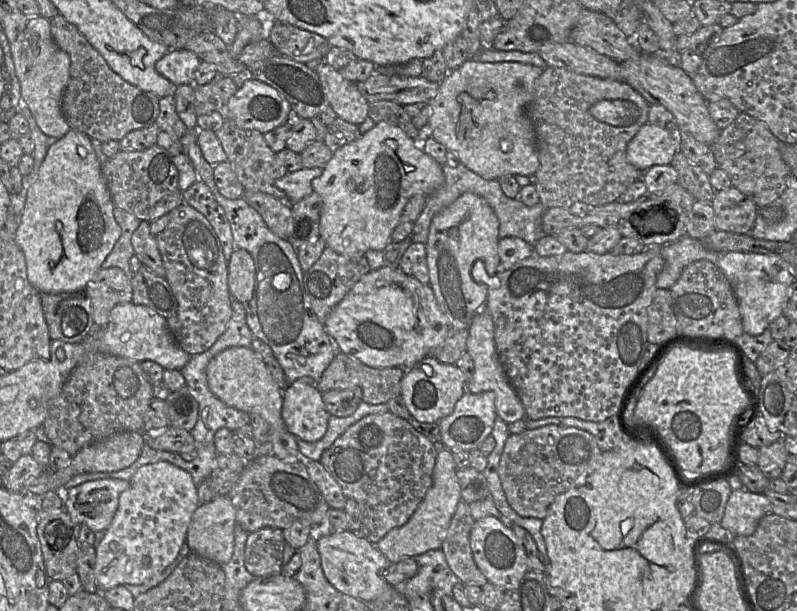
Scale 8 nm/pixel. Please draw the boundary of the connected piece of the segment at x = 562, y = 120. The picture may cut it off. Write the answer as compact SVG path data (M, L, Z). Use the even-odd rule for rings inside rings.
M547 65L536 81L535 96L529 106L529 116L535 129L539 160L539 168L532 177L532 183L535 185L539 196L538 203L541 203L547 209L554 207L568 209L575 202L582 202L591 207L596 207L618 201L627 187L641 177L641 172L627 160L626 148L628 142L635 136L638 130L648 123L649 105L641 94L623 81L576 74L563 68Z

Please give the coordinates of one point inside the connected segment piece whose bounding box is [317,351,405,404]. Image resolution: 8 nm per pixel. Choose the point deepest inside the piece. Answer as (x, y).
(379, 385)

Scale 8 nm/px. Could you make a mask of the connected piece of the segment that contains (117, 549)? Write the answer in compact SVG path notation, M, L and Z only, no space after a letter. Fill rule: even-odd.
M169 462L144 465L135 472L129 482L129 488L119 496L118 508L111 524L98 536L94 547L94 573L98 591L101 593L117 586L141 585L160 575L178 556L186 542L192 516L200 505L197 486L190 473Z

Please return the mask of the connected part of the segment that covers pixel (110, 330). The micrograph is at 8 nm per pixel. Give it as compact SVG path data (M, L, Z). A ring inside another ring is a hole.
M133 302L116 305L110 312L107 324L99 332L99 350L108 354L134 360L150 360L164 369L181 370L191 355L184 351L171 334L167 321L147 306Z

